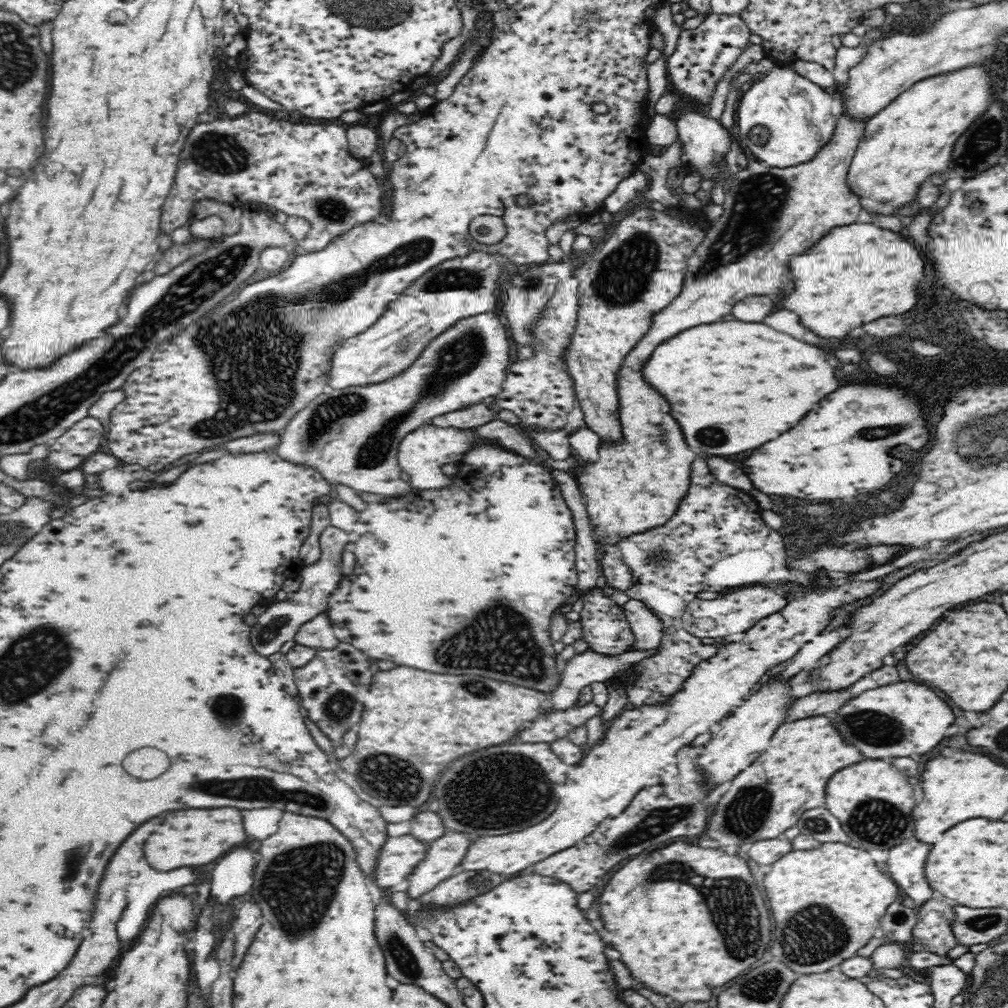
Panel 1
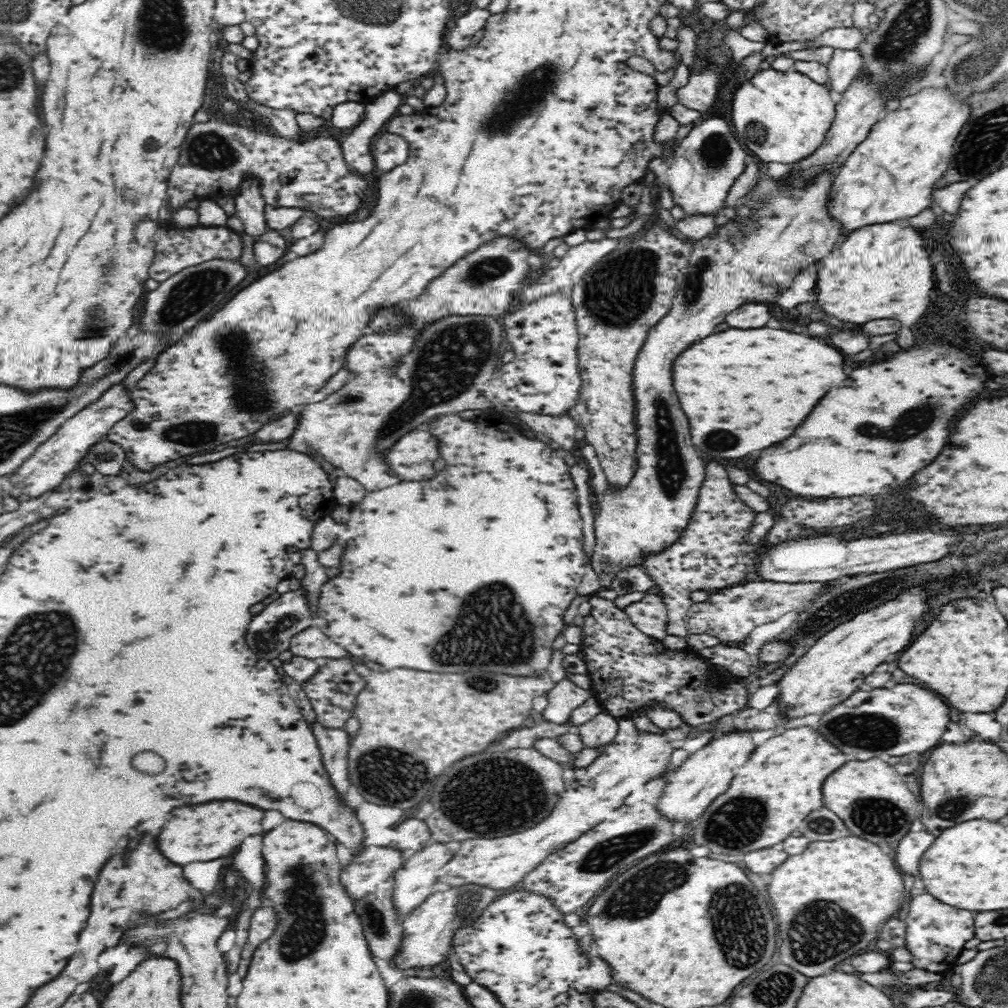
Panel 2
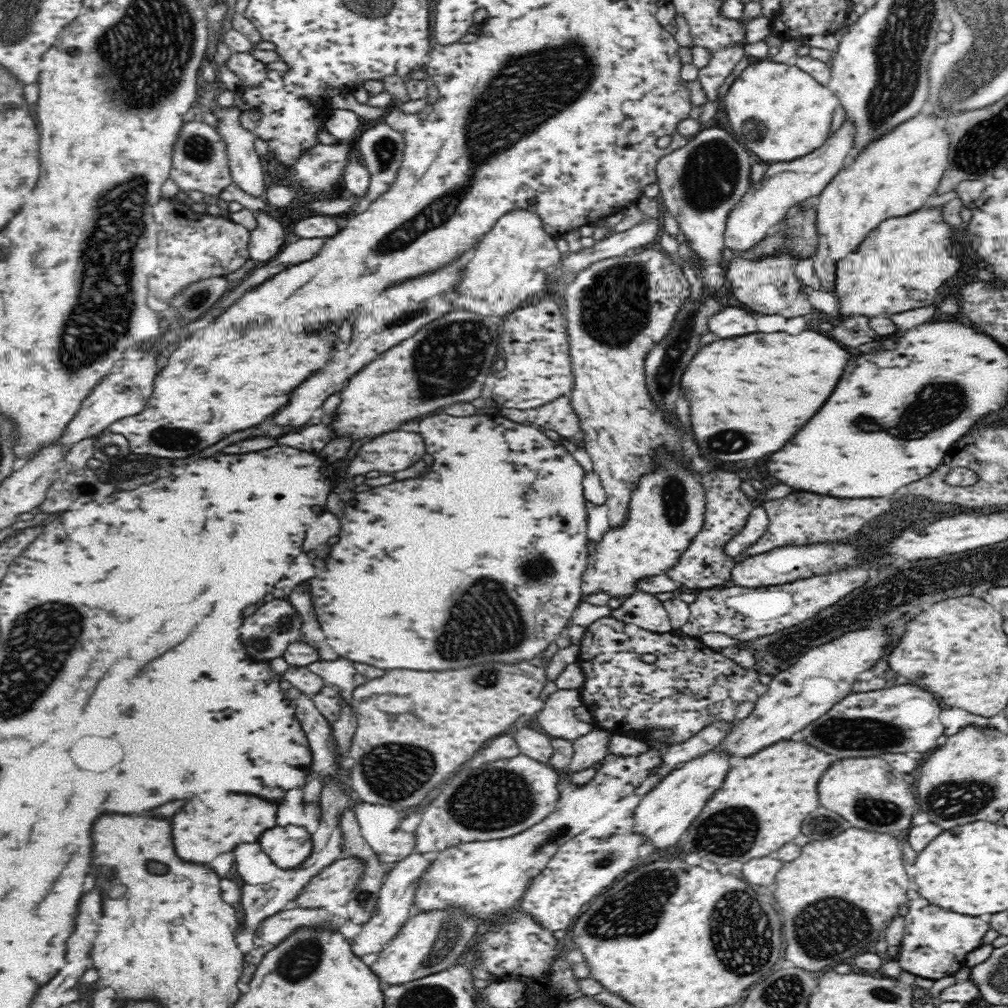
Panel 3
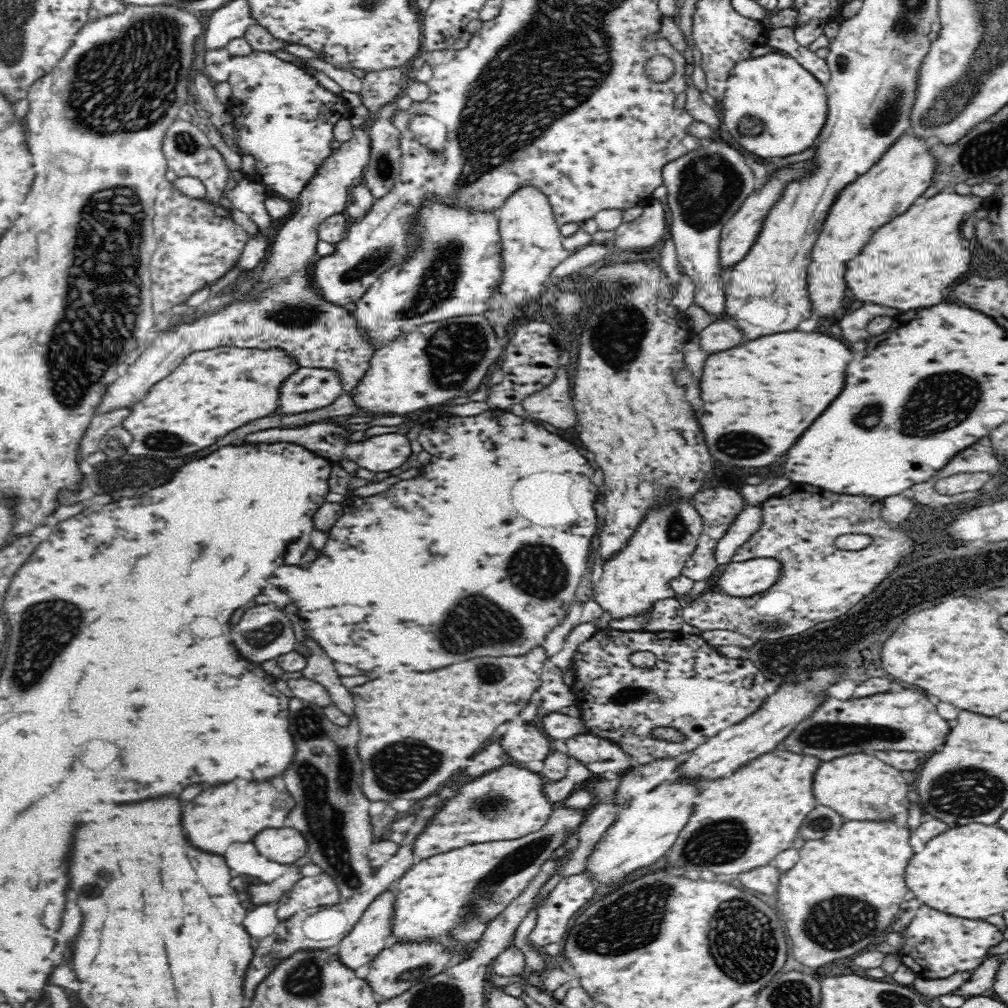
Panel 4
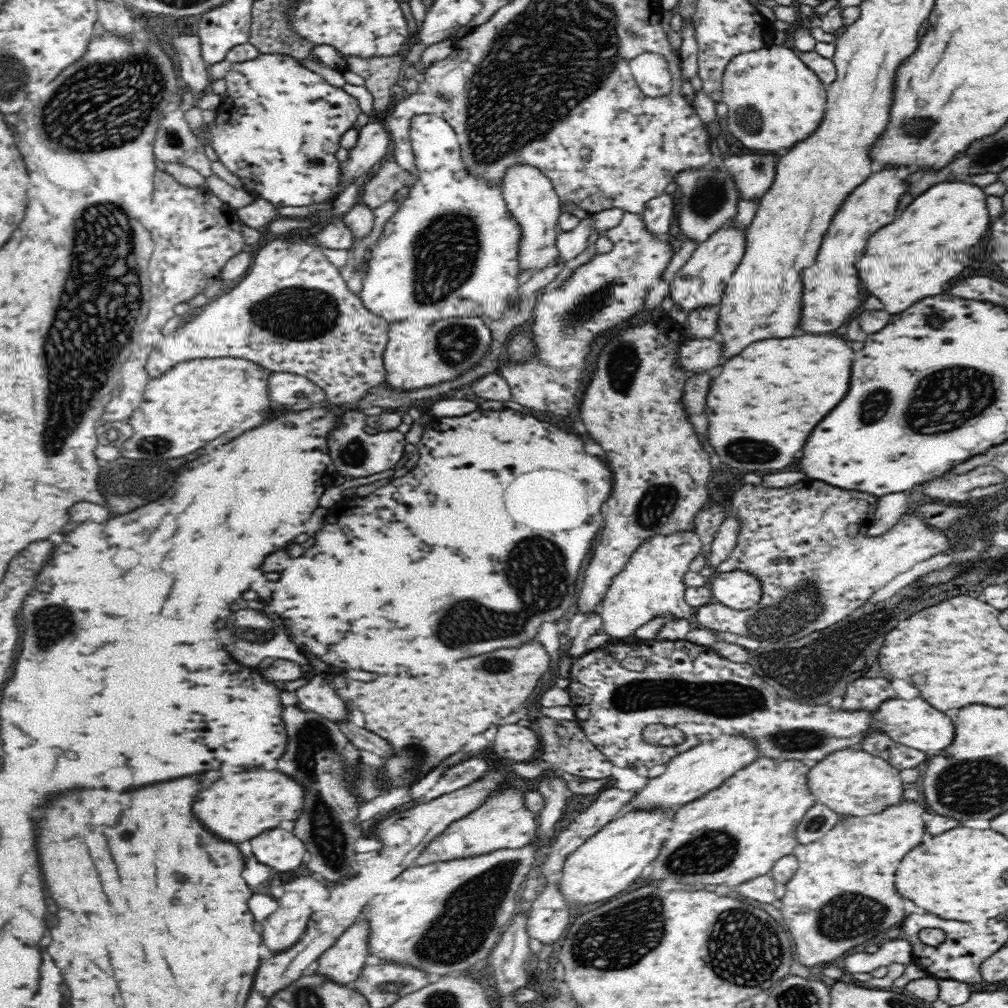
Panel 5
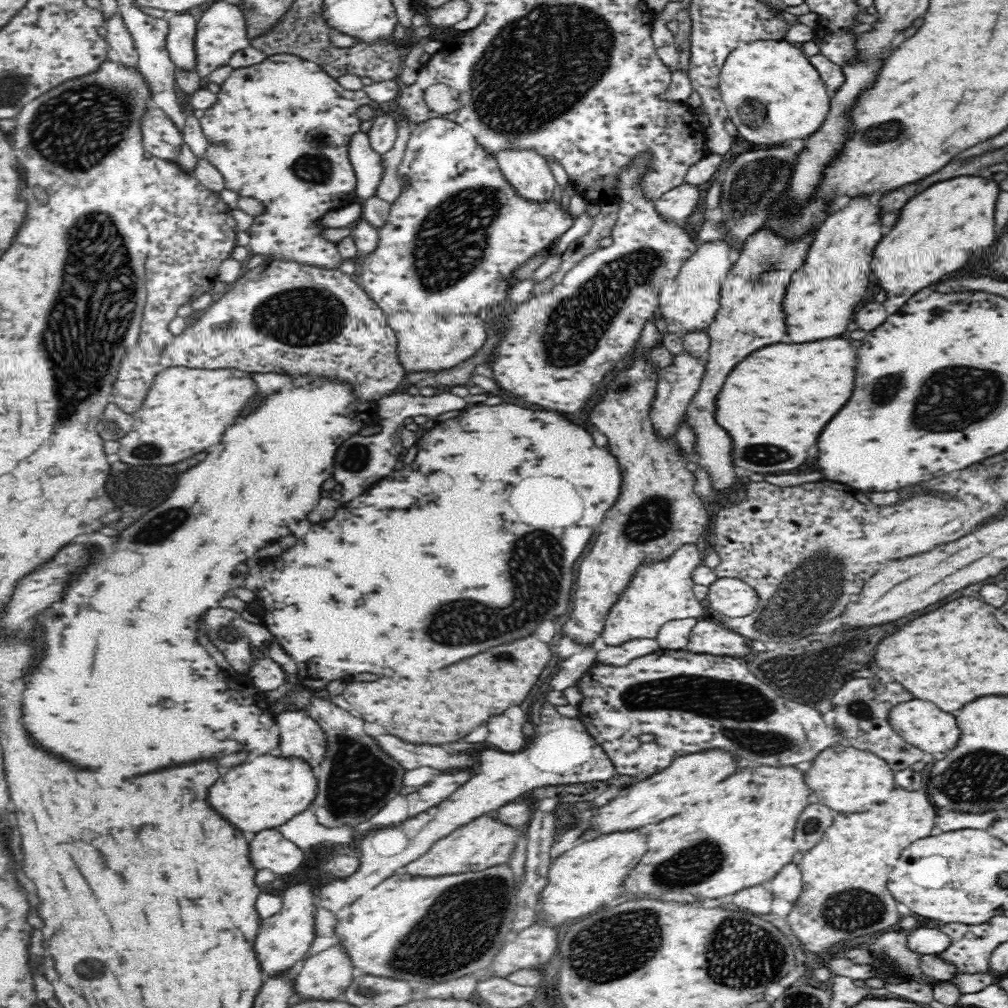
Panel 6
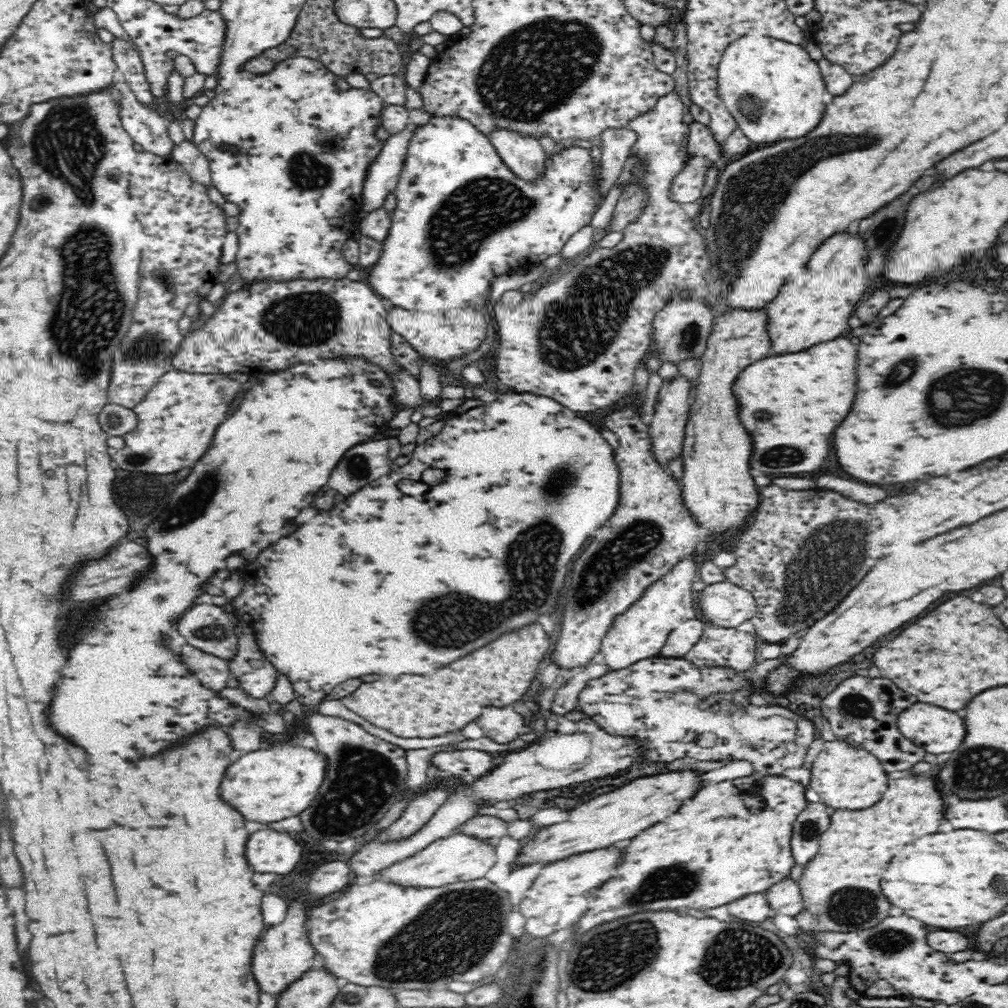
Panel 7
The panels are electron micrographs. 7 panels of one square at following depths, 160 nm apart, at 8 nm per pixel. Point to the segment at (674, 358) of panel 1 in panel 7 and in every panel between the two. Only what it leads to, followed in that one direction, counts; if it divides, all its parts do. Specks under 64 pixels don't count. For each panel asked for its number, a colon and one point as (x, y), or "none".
2: (743, 390)
3: (748, 395)
4: (757, 398)
5: (762, 406)
6: (774, 404)
7: (791, 404)

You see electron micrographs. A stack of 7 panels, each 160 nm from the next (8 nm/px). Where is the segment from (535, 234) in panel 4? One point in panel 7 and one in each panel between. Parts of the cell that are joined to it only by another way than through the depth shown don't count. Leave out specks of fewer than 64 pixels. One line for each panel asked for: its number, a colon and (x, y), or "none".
5: (530, 198)
6: (529, 174)
7: (524, 156)

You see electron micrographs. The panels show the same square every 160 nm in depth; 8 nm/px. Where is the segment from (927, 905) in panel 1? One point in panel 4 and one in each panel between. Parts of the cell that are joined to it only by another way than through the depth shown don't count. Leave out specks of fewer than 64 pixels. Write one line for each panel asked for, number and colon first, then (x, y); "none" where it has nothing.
2: (935, 933)
3: (935, 942)
4: (936, 945)

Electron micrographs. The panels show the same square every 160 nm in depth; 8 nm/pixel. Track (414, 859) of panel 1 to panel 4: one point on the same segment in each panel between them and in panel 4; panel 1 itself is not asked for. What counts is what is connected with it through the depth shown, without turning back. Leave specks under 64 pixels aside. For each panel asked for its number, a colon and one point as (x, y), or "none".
2: (375, 865)
3: (336, 884)
4: (321, 888)

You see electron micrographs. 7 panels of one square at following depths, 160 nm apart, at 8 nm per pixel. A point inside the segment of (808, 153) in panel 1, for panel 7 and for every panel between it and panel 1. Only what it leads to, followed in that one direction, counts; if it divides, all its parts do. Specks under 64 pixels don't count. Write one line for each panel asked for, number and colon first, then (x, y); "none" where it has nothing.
2: (783, 117)
3: (781, 113)
4: (775, 108)
5: (774, 100)
6: (772, 92)
7: (774, 89)

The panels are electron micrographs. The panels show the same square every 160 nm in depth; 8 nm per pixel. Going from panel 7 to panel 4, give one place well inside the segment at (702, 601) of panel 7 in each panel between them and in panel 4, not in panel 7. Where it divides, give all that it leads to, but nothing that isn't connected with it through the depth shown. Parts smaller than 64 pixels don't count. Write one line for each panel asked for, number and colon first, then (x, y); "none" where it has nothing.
4: (743, 579)
5: (740, 590)
6: (733, 597)

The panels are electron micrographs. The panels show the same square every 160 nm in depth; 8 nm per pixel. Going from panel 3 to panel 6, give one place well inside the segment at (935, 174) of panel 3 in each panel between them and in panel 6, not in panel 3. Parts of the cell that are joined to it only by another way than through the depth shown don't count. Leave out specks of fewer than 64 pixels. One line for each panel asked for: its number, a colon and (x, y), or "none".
4: (905, 171)
5: (831, 290)
6: (823, 295)

